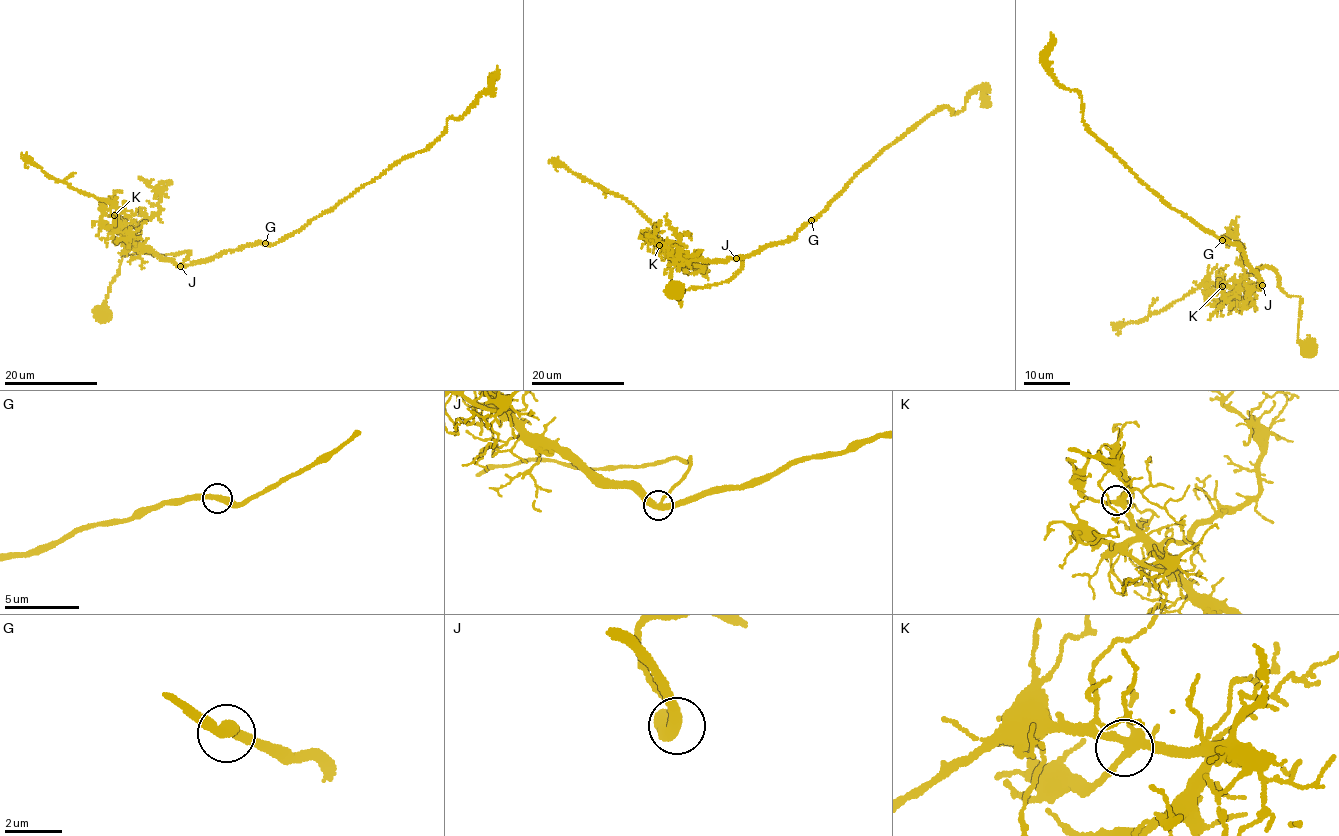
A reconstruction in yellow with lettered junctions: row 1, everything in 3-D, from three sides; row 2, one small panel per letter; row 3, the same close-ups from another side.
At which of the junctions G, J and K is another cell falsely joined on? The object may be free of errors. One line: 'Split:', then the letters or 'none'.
Split: none

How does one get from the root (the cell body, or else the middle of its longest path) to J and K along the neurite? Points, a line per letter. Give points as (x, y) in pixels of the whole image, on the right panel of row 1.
J: (1224, 237), (1240, 247), (1246, 262), (1262, 285)
K: (1224, 237), (1240, 247), (1246, 262), (1262, 283), (1259, 290), (1252, 292), (1222, 286)

